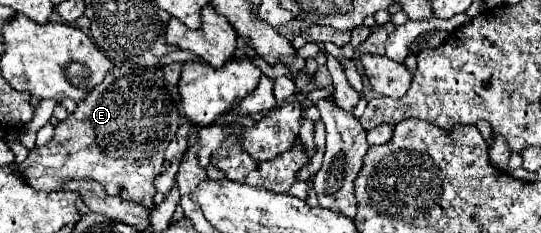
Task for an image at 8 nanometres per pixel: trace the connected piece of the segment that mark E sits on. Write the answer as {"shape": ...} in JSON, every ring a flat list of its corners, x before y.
{"shape":[[122,64,122,66,116,66,102,80,102,84,98,84,98,88,94,88,82,102,78,102,76,112,70,114,66,120,62,120,54,128,54,136,46,146,32,148,28,158,18,166,26,182,32,184,36,190,60,190,64,180,94,178,106,188,108,194,120,196,122,200,136,202,136,204,142,204,144,208,154,210,156,206,154,178,162,172,164,152,178,128,178,118,180,118,180,112,174,106,158,70]]}

